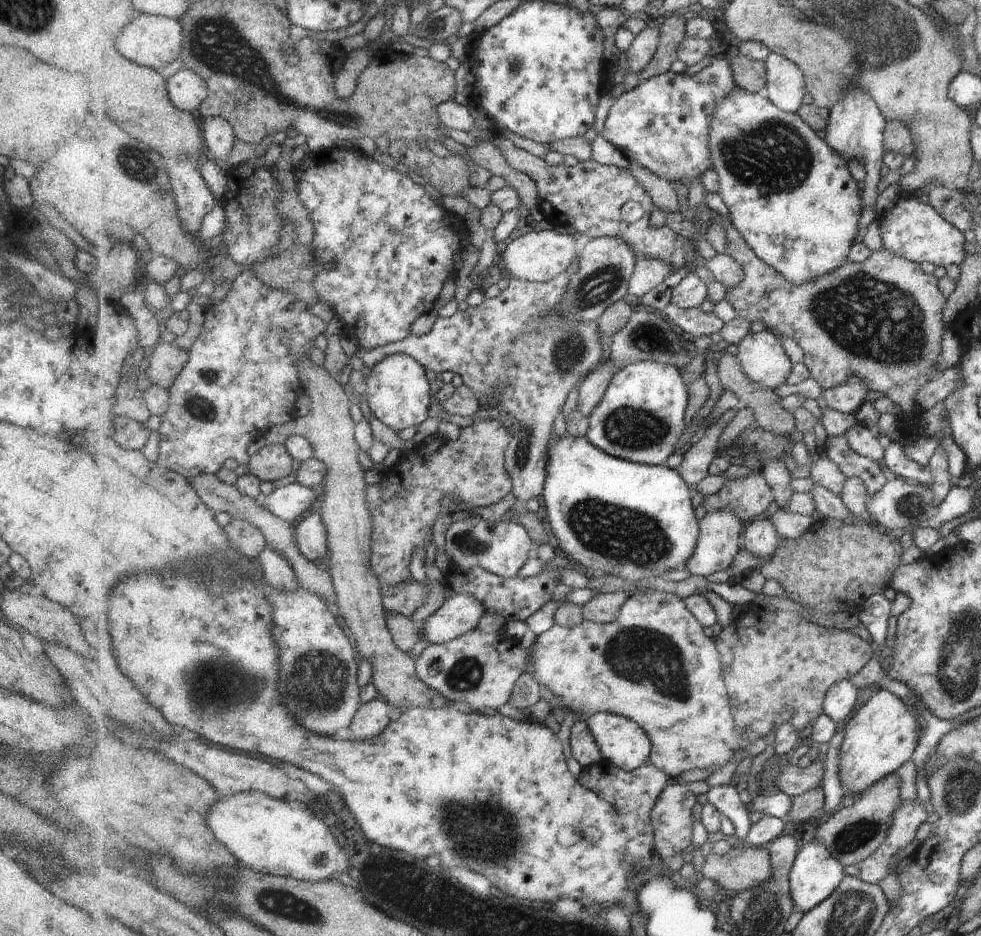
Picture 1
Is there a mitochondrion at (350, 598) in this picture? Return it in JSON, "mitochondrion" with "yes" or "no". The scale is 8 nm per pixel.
{"mitochondrion":"no"}

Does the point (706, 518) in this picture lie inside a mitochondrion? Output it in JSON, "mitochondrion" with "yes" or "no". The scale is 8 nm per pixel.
{"mitochondrion":"no"}

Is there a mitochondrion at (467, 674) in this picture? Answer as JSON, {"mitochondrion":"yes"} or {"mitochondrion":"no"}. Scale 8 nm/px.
{"mitochondrion":"yes"}

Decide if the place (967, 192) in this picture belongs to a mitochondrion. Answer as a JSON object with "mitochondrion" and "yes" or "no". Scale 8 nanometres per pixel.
{"mitochondrion":"no"}

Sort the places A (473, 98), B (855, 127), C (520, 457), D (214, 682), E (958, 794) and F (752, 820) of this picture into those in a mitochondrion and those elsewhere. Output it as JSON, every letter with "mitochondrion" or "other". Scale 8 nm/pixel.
{"A":"other","B":"other","C":"mitochondrion","D":"mitochondrion","E":"mitochondrion","F":"other"}

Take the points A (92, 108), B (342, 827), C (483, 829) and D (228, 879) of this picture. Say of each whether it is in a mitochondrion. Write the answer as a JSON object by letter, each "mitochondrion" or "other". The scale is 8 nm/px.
{"A":"other","B":"other","C":"mitochondrion","D":"other"}

